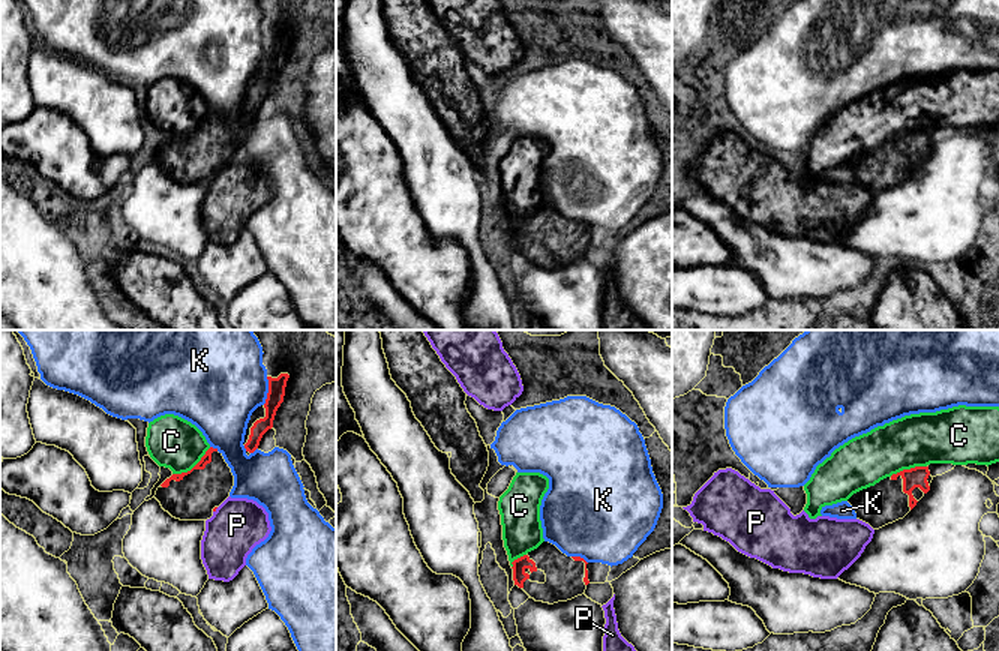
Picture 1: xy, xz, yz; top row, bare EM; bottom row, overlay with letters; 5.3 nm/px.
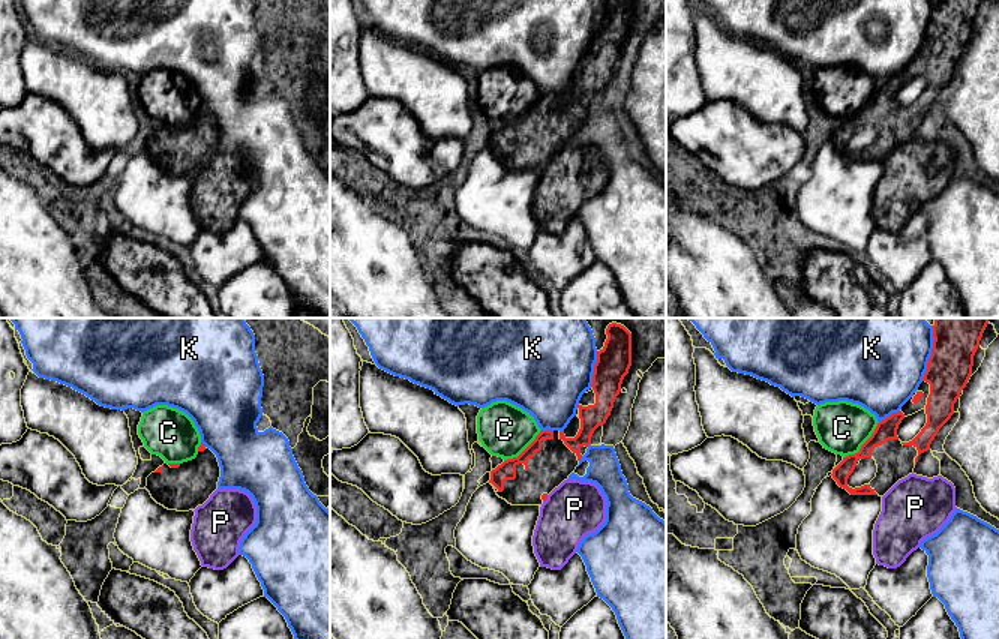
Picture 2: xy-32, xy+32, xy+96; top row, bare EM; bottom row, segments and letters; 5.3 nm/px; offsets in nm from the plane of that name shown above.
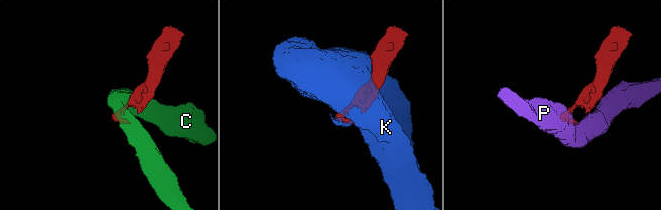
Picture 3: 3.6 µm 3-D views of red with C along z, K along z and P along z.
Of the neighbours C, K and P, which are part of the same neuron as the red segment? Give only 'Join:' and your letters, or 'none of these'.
Join: none of these

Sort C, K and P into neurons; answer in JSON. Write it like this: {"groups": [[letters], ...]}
{"groups": [["C", "K"], ["P"]]}

